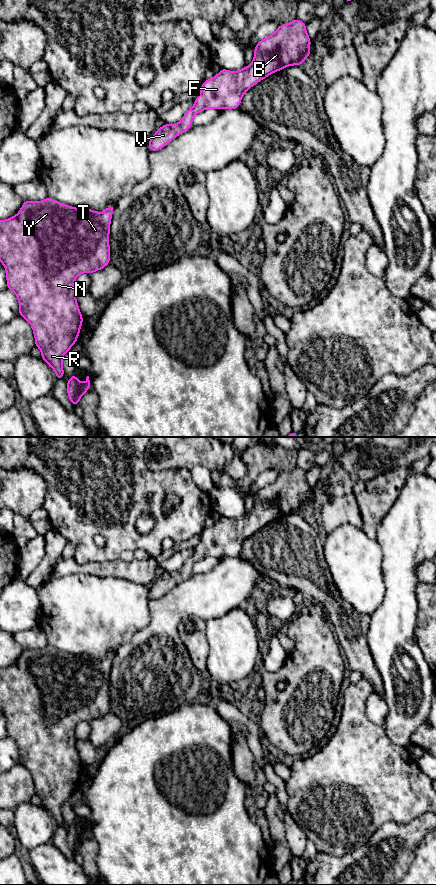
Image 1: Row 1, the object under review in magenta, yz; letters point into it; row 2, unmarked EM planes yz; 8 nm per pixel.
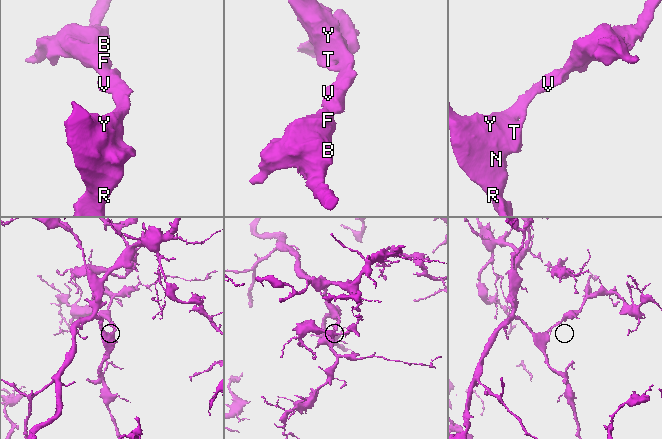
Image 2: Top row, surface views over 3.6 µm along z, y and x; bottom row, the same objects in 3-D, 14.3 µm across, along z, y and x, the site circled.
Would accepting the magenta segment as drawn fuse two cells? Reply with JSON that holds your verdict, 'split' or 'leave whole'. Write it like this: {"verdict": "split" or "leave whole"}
{"verdict": "leave whole"}

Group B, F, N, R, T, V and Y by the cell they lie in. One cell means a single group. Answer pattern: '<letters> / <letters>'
B F N R T V Y

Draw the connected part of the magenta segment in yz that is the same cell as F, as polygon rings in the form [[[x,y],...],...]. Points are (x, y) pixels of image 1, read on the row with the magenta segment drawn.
[[[296,18],[288,24],[281,24],[273,34],[257,43],[254,58],[248,67],[238,71],[221,68],[217,75],[205,80],[193,107],[178,123],[165,123],[158,128],[149,139],[149,150],[160,150],[190,129],[194,116],[201,111],[239,108],[243,95],[258,82],[283,68],[302,65],[310,56],[310,45],[306,23]]]

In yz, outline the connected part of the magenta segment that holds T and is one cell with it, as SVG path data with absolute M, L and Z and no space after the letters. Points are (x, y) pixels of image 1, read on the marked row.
M47 197L42 201L24 200L21 209L16 215L6 220L0 220L0 262L6 269L7 288L15 293L19 302L19 316L30 323L34 333L35 346L40 349L41 358L54 370L57 379L62 379L64 377L63 355L69 352L71 347L76 343L83 323L83 316L76 300L74 282L81 273L91 274L103 269L110 263L110 246L108 238L114 208L115 206L109 205L104 212L101 213L88 208L75 208Z

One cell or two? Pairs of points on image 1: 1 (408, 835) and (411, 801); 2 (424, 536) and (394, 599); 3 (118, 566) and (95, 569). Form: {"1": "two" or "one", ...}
{"1": "two", "2": "one", "3": "one"}

